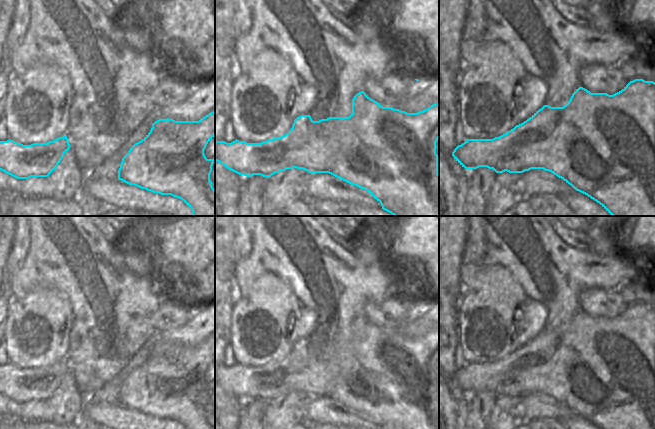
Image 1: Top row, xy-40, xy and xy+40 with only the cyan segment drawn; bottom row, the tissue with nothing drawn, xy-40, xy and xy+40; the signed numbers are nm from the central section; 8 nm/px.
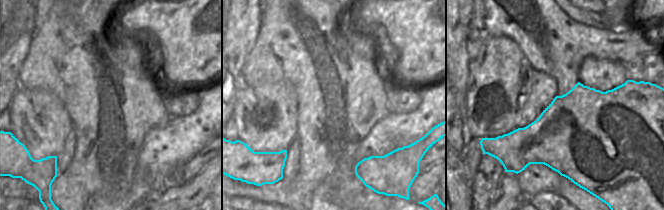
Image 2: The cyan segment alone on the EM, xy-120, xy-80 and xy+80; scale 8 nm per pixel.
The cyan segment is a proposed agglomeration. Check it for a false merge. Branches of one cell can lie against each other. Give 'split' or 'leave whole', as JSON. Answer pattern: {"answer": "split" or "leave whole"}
{"answer": "leave whole"}

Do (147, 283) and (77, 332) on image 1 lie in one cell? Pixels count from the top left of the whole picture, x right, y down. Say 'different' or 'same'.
same

